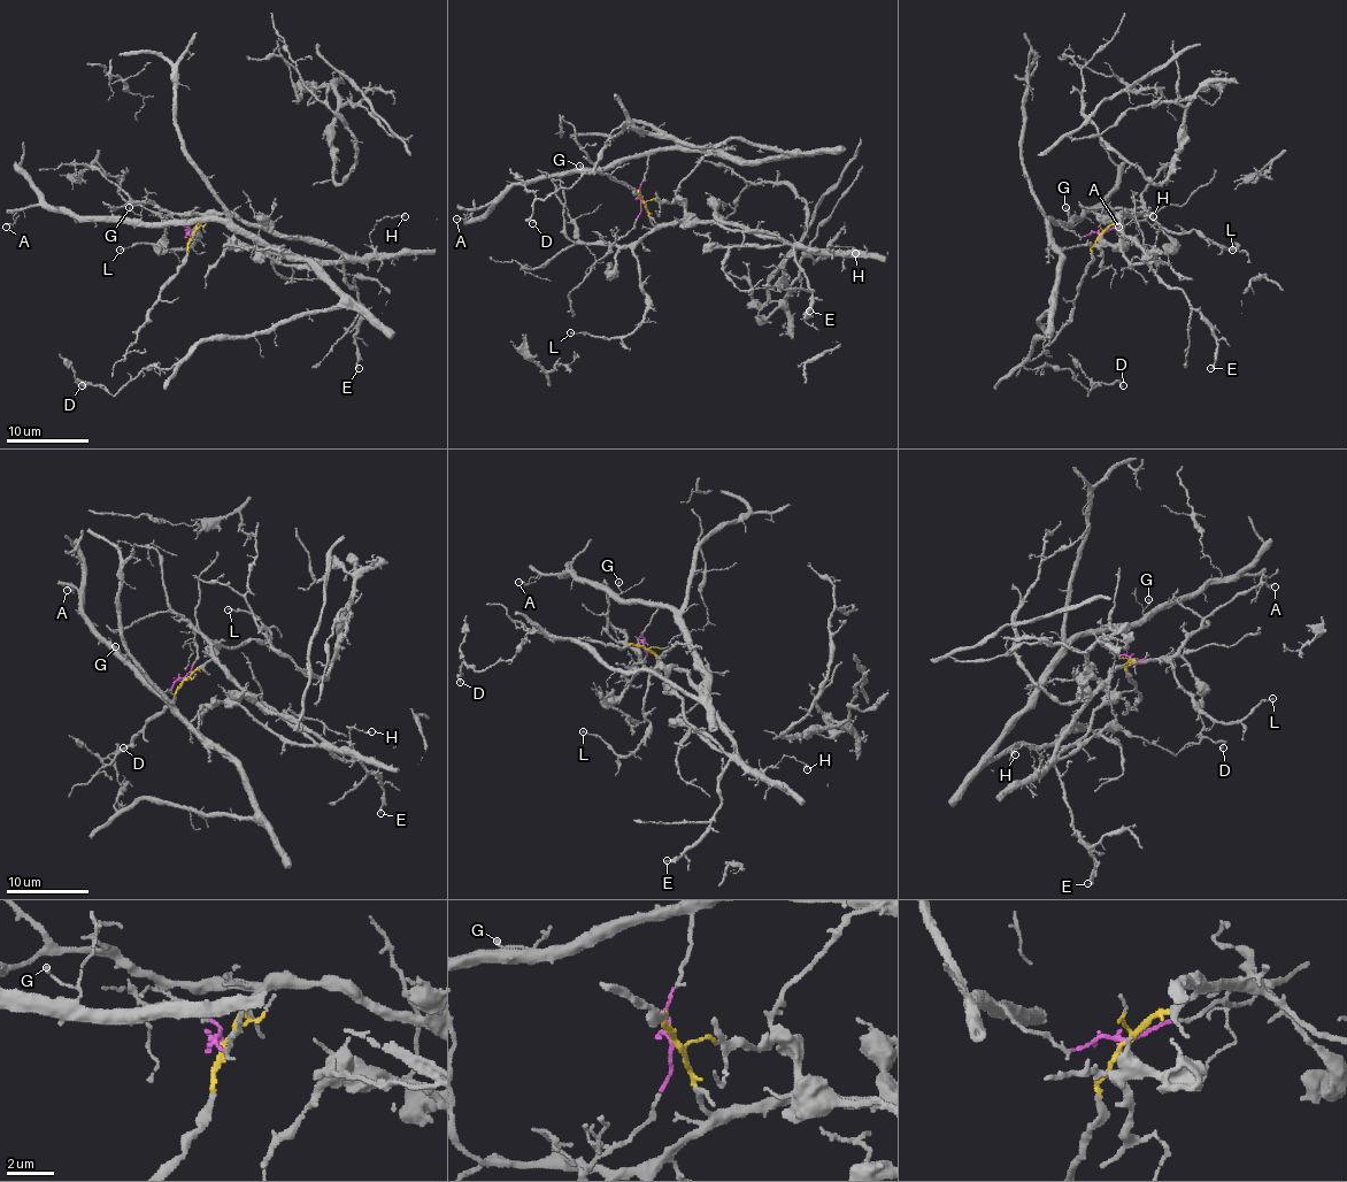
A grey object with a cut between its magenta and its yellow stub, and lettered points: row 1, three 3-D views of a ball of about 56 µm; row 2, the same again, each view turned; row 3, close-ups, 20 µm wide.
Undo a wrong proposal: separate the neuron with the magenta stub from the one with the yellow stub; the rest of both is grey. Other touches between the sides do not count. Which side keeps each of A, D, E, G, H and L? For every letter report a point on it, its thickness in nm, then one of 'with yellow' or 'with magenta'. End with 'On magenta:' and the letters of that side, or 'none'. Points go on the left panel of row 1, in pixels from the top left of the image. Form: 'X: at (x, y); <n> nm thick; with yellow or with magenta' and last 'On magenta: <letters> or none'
A: at (6, 227); 120 nm thick; with magenta
D: at (82, 385); 130 nm thick; with magenta
E: at (359, 368); 160 nm thick; with yellow
G: at (129, 207); 120 nm thick; with magenta
H: at (405, 216); 160 nm thick; with yellow
L: at (120, 250); 130 nm thick; with yellow
On magenta: A, D, G

